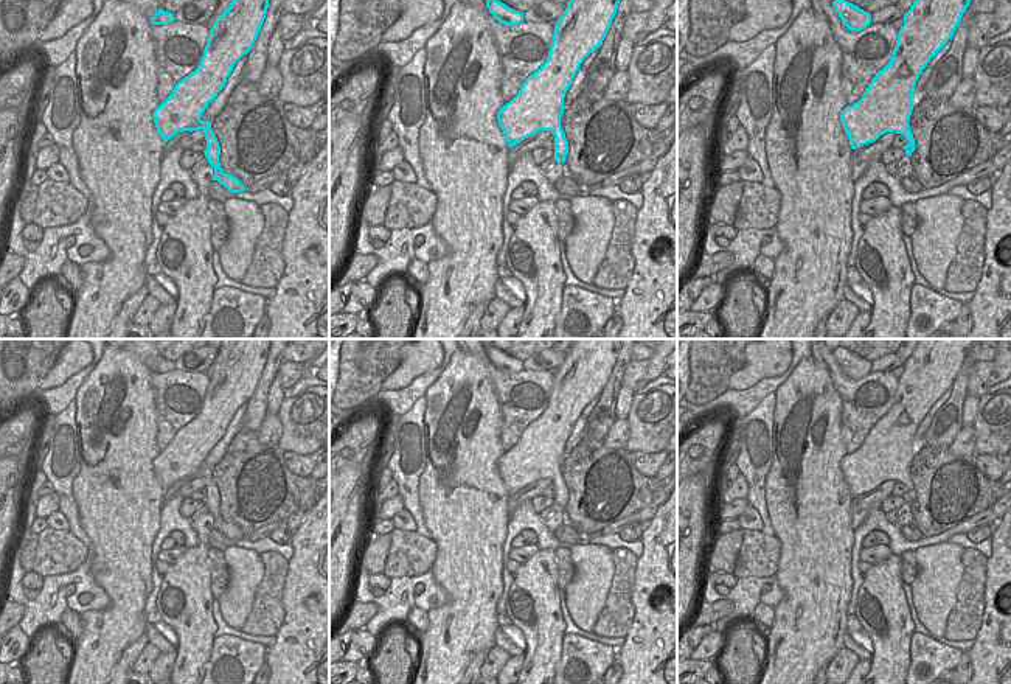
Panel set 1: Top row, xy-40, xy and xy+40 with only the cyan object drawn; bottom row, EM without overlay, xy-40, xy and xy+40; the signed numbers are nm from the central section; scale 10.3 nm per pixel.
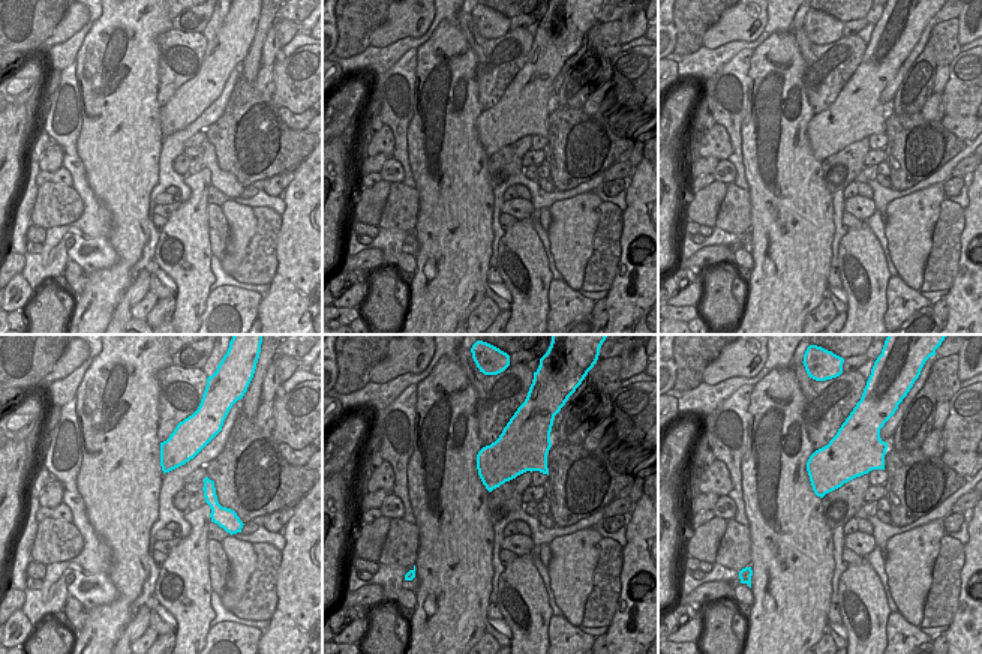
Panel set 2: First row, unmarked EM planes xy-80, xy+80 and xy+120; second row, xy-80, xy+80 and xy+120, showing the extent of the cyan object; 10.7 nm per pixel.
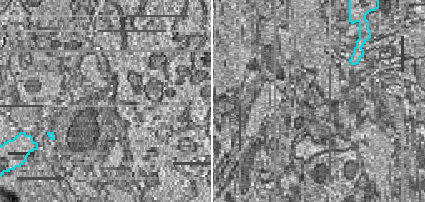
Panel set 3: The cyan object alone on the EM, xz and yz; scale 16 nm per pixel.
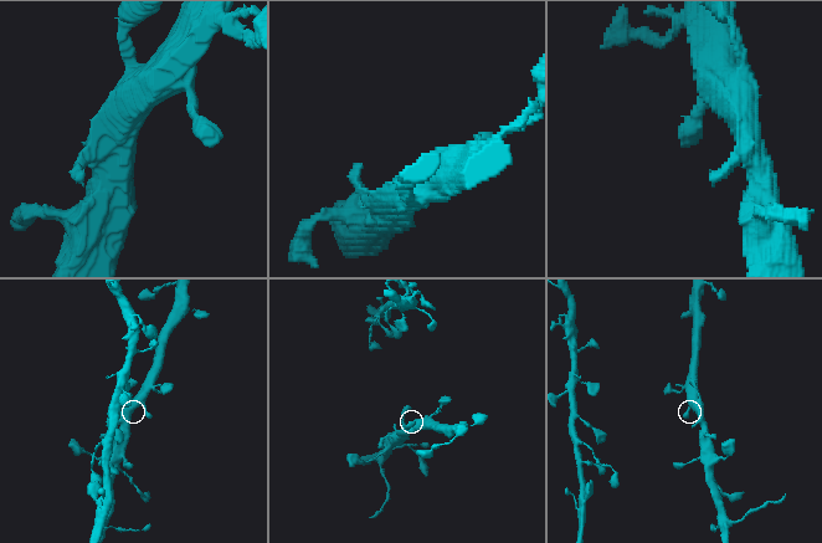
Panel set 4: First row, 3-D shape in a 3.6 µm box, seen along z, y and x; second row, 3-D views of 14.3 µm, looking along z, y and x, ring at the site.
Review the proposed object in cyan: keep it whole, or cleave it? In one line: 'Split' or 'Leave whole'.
Leave whole.

